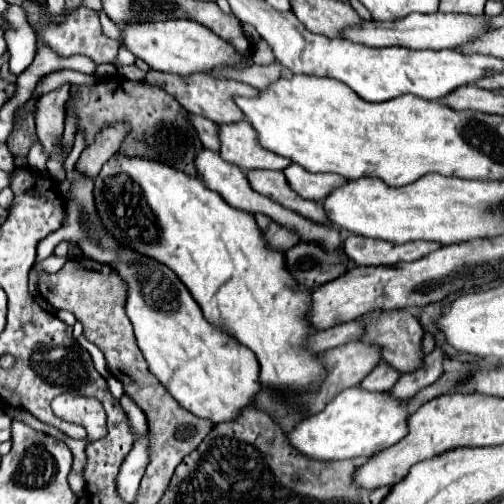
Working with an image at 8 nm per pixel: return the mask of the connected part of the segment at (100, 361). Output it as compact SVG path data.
M80 337L78 339L78 343L84 347L84 349L88 349L88 353L92 355L92 361L94 361L95 369L105 378L108 379L110 377L110 372L106 369L106 360L103 353L100 353L100 349L96 347L96 345L92 345L90 341L86 341L84 337Z

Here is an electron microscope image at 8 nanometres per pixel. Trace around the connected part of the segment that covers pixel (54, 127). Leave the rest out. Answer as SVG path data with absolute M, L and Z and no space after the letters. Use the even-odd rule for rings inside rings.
M62 85L56 91L50 91L42 95L36 103L36 133L38 139L44 145L44 151L48 155L58 153L58 137L64 131L64 113L66 113L66 101L70 99L70 85Z

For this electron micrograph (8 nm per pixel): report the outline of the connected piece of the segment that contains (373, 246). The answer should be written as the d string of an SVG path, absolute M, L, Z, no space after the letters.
M350 235L344 239L344 253L356 265L396 265L402 261L416 261L440 245L432 241L408 241L408 243L388 243L380 239Z

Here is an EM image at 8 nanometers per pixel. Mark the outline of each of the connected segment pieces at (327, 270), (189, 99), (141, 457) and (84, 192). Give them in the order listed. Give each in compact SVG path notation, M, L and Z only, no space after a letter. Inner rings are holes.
M298 243L284 257L290 275L308 289L316 289L322 283L340 277L348 265L348 259L344 259L340 251L324 253L324 249L314 243Z
M148 71L144 77L144 83L154 85L164 89L168 95L176 97L176 101L190 113L202 115L214 123L234 123L234 121L242 121L244 115L240 115L240 109L234 103L234 95L256 95L256 89L240 83L240 81L232 81L232 79L224 79L224 77L214 77L206 71L200 73L192 73L188 77L182 75L172 75L172 73L160 73L160 71Z
M144 437L144 443L136 443L128 457L124 459L118 477L116 477L116 491L126 503L134 503L140 487L140 479L144 475L144 469L148 465L148 437Z
M76 171L72 187L64 195L66 223L38 243L36 263L52 255L58 243L72 241L80 245L86 257L110 265L126 283L126 315L134 325L138 347L152 375L196 417L210 419L212 423L234 419L240 407L246 407L248 399L252 399L256 389L260 389L256 355L248 347L240 345L228 331L206 321L200 305L172 269L156 259L132 251L130 247L122 247L104 227L92 191L94 177Z

